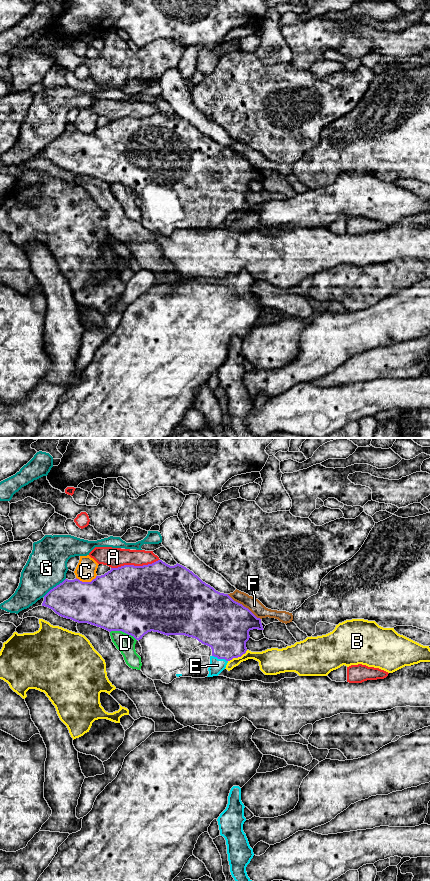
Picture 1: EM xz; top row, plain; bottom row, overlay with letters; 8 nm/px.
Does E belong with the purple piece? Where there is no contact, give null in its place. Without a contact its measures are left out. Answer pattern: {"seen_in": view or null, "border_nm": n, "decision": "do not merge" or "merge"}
{"seen_in": "xz", "border_nm": 140, "decision": "merge"}

